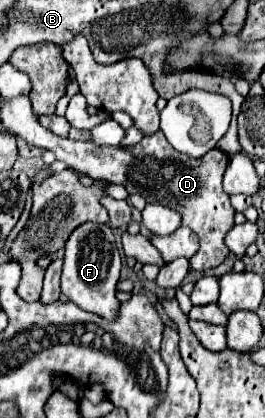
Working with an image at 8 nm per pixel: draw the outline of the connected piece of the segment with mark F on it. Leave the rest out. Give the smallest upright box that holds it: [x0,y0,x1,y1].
[61,222,121,320]

